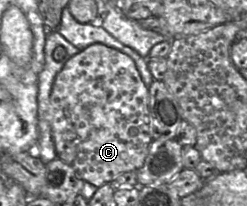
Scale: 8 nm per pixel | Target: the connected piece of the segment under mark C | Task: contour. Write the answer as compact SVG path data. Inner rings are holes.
M92 44L70 57L56 75L49 98L49 124L56 155L84 181L95 187L109 184L117 175L137 171L148 154L150 111L148 88L133 60L103 44Z

